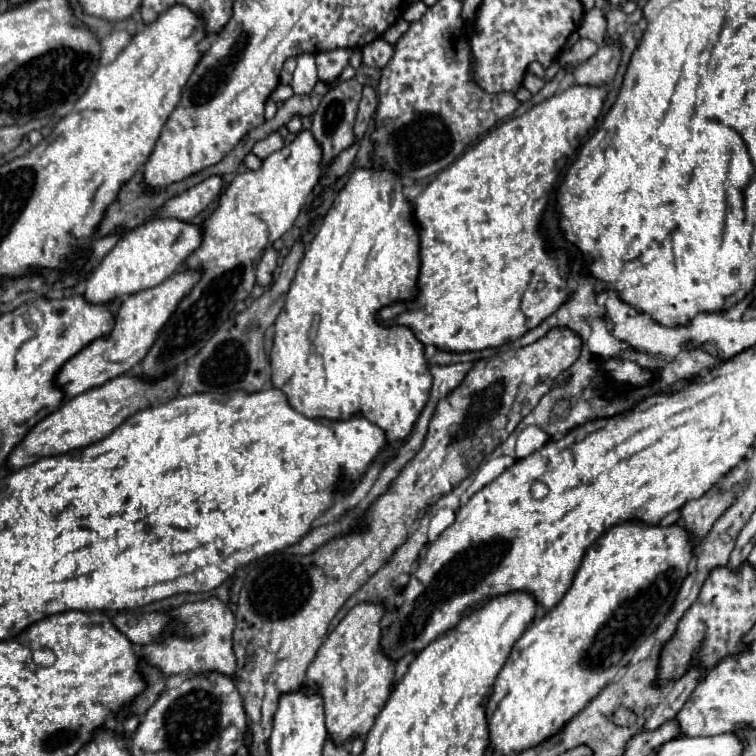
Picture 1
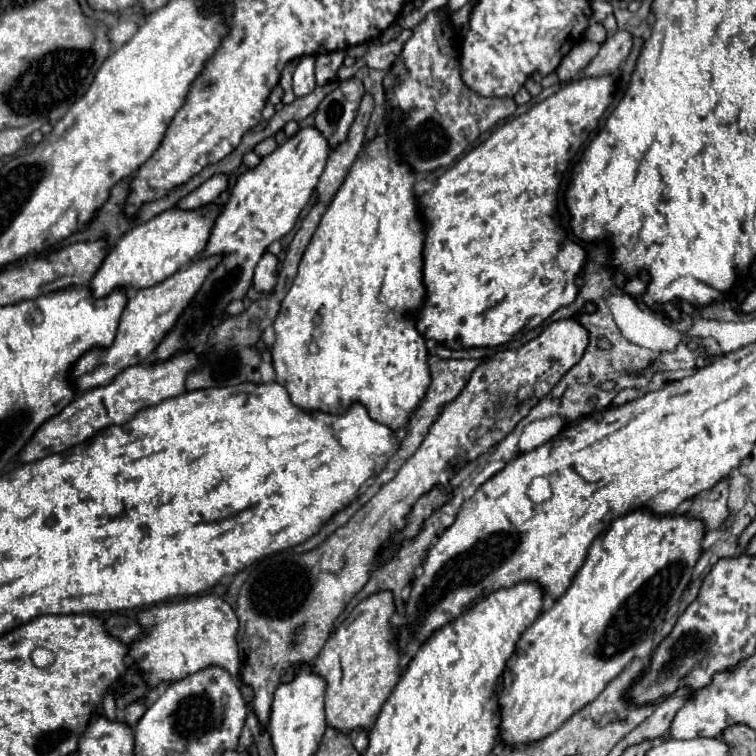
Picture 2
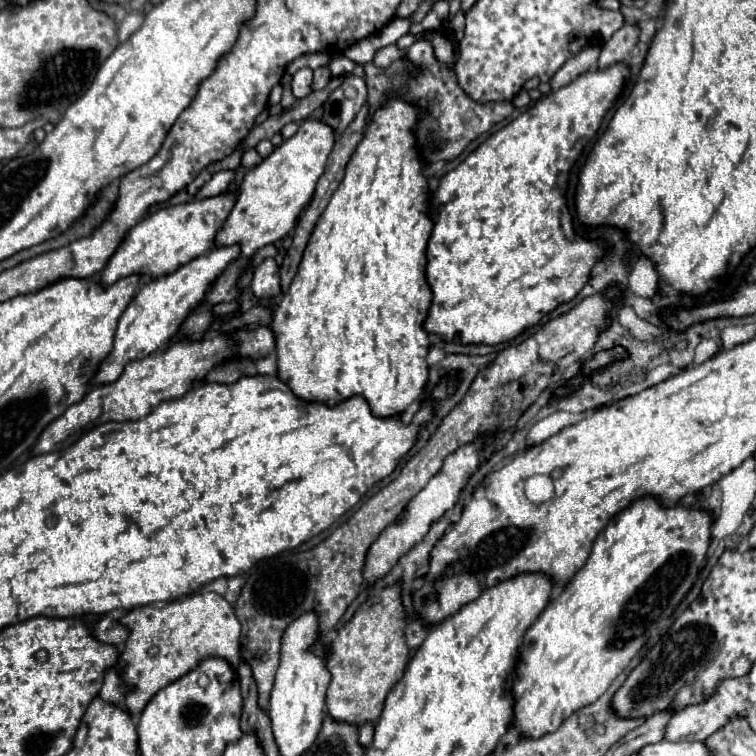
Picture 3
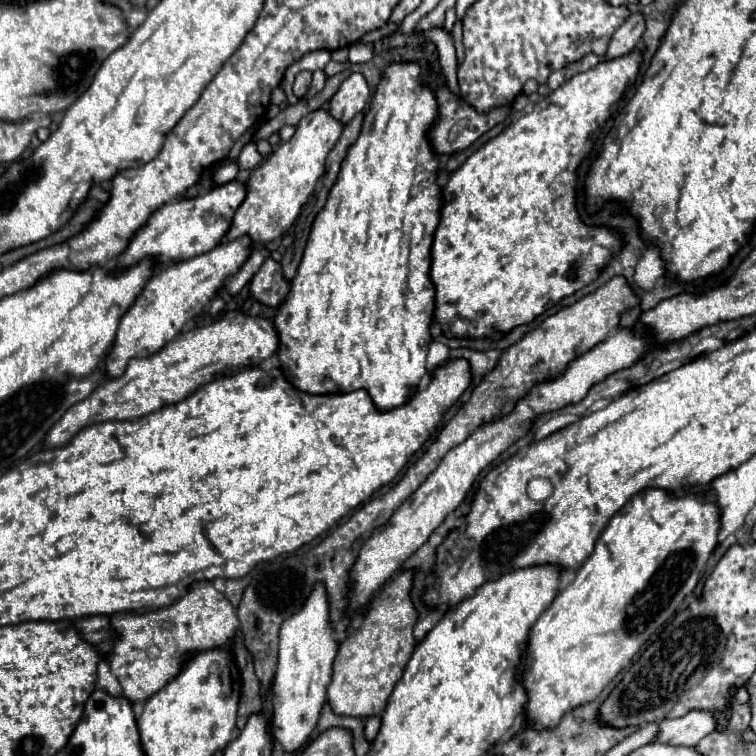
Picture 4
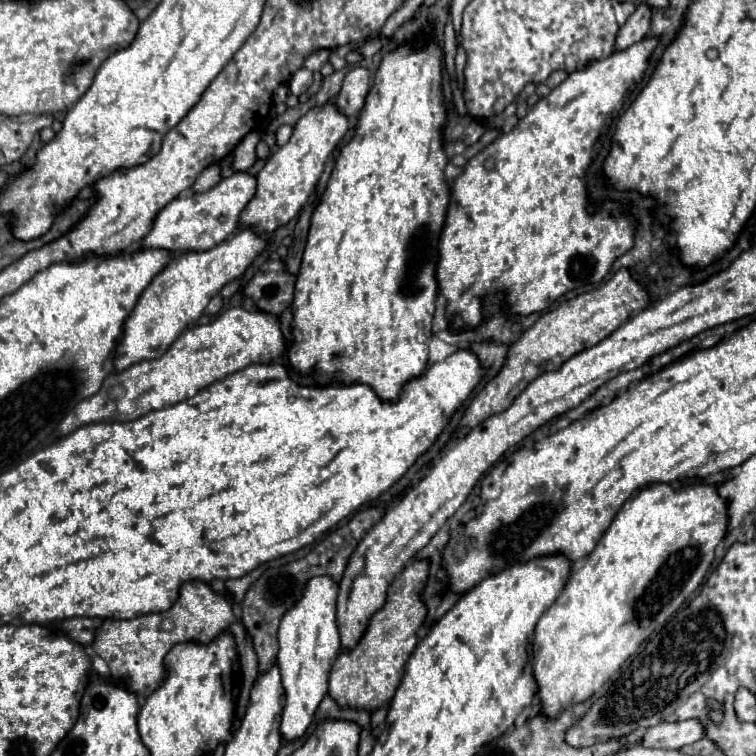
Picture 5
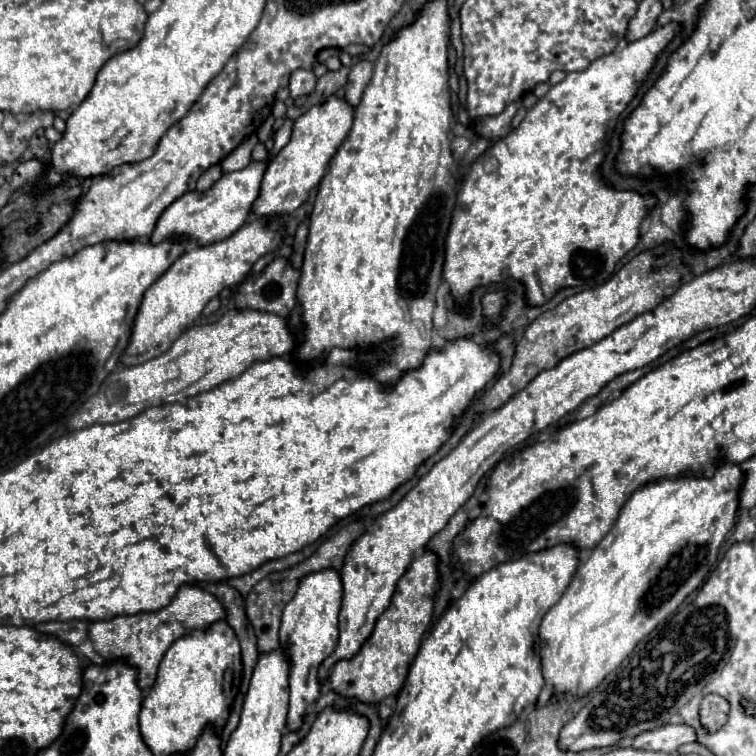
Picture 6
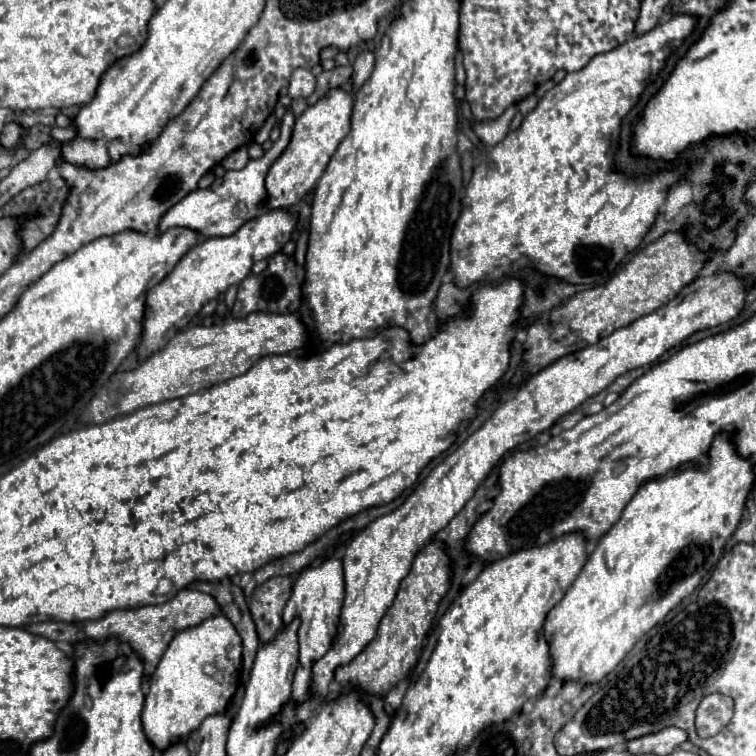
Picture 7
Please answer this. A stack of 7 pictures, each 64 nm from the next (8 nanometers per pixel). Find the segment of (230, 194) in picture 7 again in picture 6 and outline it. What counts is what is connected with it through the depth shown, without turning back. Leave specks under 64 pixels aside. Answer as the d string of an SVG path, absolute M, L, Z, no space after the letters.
M286 118L284 124L276 130L274 148L270 150L270 156L266 160L250 162L244 170L224 174L206 192L188 192L188 194L180 196L174 204L170 204L164 210L150 240L162 242L166 238L172 238L174 234L186 234L190 240L198 240L198 244L204 246L204 244L212 244L212 242L218 242L218 240L232 236L252 216L252 204L260 196L260 184L262 184L262 176L266 172L266 166L268 166L270 158L274 158L288 144L290 134L292 134L292 120Z

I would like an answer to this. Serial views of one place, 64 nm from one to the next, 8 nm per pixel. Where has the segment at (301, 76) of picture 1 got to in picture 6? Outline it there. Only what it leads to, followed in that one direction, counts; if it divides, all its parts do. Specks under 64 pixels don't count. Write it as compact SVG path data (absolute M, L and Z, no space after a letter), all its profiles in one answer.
M298 68L296 72L292 72L290 76L290 98L298 98L298 96L304 96L304 94L310 94L316 86L316 76L312 70L304 70L304 68Z

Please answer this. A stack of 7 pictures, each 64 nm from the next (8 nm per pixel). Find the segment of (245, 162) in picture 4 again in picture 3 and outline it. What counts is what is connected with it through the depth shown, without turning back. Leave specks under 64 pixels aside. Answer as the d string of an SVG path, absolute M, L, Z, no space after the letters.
M248 148L248 150L244 150L244 154L242 154L242 166L244 166L244 168L254 168L254 166L260 164L260 160L262 160L262 156L260 156L254 148Z

